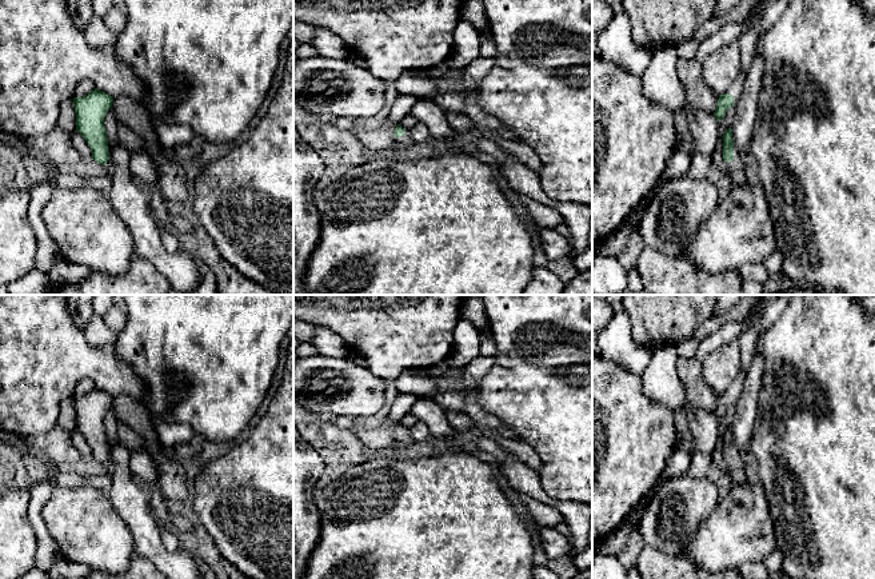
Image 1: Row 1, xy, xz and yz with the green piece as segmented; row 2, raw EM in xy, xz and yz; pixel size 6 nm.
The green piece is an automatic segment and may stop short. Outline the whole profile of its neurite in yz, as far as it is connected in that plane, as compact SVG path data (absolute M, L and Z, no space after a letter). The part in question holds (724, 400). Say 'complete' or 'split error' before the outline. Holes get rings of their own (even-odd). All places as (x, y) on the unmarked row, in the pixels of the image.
split error; M780 295L746 331L740 334L739 339L736 340L742 355L742 368L728 390L724 394L720 394L718 398L718 404L714 411L718 420L722 420L730 406L739 402L748 368L755 355L756 342L759 336L779 319L791 296L792 295Z

